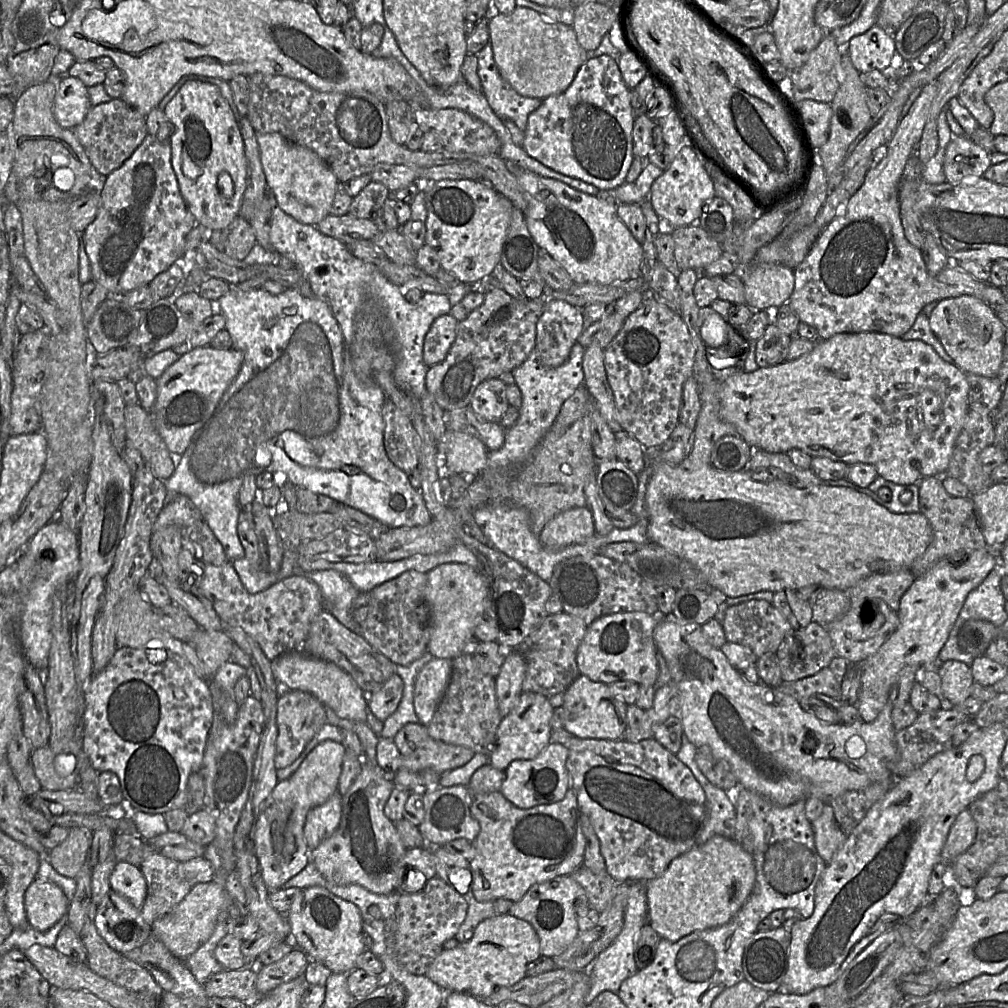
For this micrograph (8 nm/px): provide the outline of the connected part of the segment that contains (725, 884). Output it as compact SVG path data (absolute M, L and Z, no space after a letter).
M714 835L703 845L695 845L676 857L657 878L647 881L648 923L660 938L676 942L694 931L726 924L740 910L751 894L756 879L754 860L733 839Z

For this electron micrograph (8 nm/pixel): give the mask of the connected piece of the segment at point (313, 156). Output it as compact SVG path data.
M256 133L267 185L279 207L300 223L317 225L330 214L340 185L329 166L311 149L288 141L279 133Z

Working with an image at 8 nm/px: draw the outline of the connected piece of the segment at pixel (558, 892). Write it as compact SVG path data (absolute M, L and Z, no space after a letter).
M562 875L531 886L519 901L514 902L508 914L532 925L539 937L540 955L556 957L566 951L579 933L577 919L581 910L576 905L576 897L582 897L584 907L588 907L584 888L571 875Z

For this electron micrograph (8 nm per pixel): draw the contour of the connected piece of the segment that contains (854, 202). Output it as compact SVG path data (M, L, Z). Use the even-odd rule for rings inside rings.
M935 80L922 88L920 94L913 102L907 114L903 116L890 142L880 151L876 151L873 154L873 167L871 167L867 172L862 186L847 201L845 206L838 210L836 217L822 230L807 256L794 269L794 290L788 303L798 316L800 322L813 326L817 330L820 340L827 340L839 333L859 332L879 332L902 338L902 336L911 329L917 316L922 312L923 308L933 301L959 297L961 295L970 295L983 300L984 288L990 283L975 279L969 273L961 270L955 263L949 264L945 269L936 275L931 275L928 272L922 250L916 248L907 240L900 216L899 184L908 160L914 153L916 154L917 146L921 140L930 108L935 96L937 95L937 92L938 80Z

